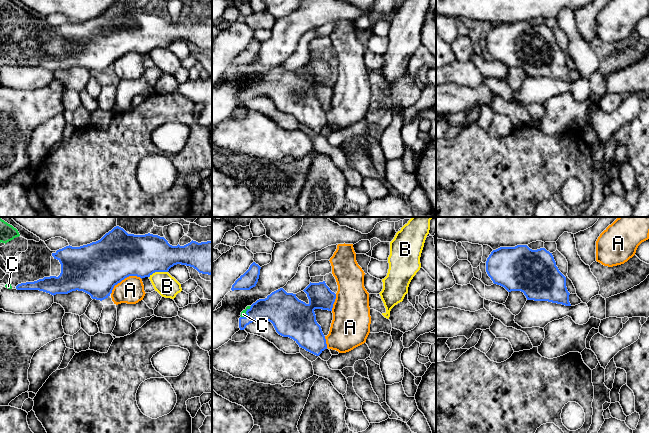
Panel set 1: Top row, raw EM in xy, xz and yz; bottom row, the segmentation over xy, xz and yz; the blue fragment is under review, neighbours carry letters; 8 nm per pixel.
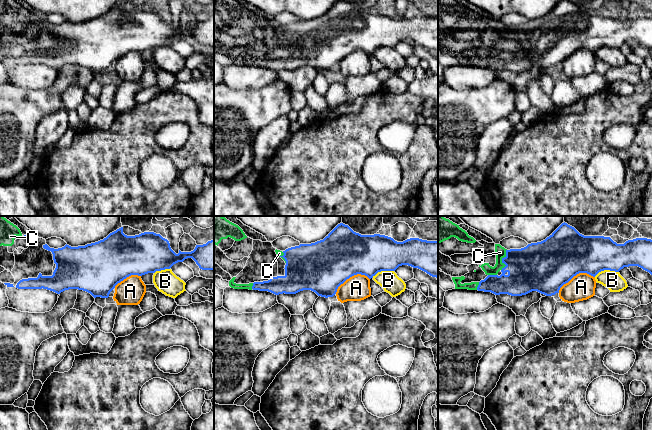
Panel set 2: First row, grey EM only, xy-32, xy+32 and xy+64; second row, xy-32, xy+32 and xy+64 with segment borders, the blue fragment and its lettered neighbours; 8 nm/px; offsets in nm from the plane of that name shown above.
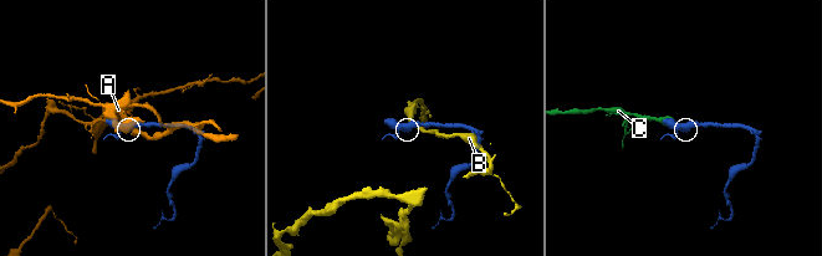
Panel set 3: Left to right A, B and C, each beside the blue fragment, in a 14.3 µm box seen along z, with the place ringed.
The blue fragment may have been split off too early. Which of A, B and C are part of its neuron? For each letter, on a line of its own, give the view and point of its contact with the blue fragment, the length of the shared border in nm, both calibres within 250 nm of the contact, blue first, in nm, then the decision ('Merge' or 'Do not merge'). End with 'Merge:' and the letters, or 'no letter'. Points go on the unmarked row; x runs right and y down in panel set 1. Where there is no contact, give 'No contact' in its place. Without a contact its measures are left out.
A: Touches blue at xy (124, 54). Shared border 280 nm. Thickness 420 nm (blue) against 200 nm. Do not merge
B: Touches blue at xy (158, 47). Shared border 160 nm. Thickness 340 nm (blue) against 180 nm. Do not merge
C: Touches blue at xz (246, 89). Shared border 130 nm. Thickness 240 nm (blue) against 50 nm. Merge
Merge: C

